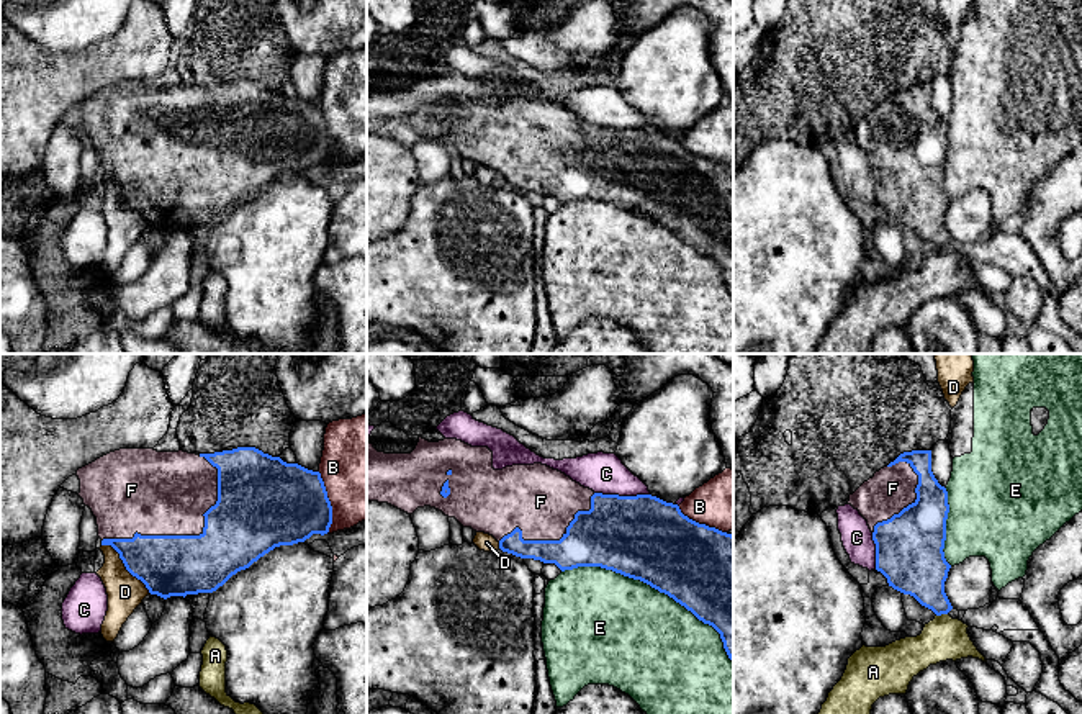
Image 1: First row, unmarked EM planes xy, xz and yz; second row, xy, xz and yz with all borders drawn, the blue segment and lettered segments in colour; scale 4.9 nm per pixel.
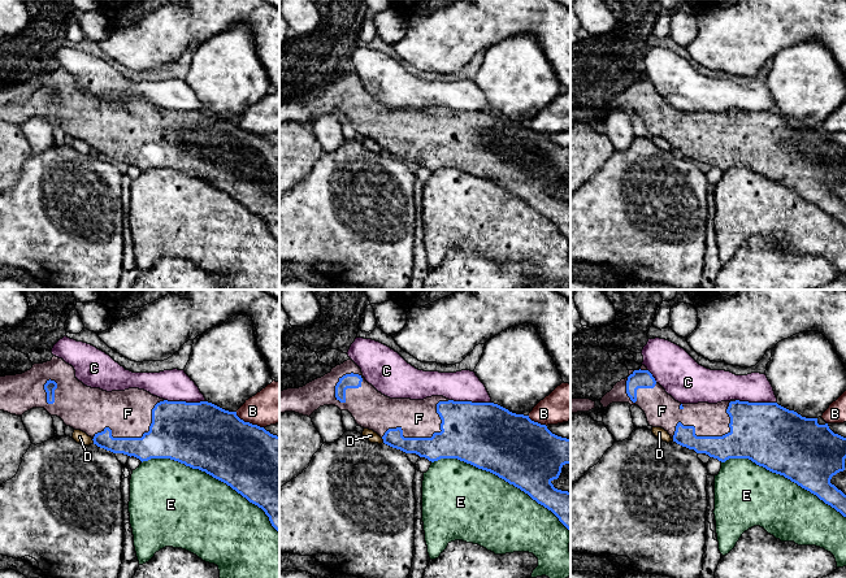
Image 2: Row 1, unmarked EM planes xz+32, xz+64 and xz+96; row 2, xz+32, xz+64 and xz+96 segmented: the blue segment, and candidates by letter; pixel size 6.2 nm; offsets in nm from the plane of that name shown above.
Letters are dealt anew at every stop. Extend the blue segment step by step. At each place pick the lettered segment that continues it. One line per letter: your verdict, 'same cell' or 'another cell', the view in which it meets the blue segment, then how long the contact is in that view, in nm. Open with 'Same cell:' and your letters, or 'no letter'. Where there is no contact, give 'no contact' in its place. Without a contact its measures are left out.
Same cell: F
A: another cell; contact in yz; length 60 nm
B: another cell; contact in xy; length 320 nm
C: another cell; contact in xz; length 280 nm
D: another cell; contact in xy; length 340 nm
E: another cell; contact in xz; length 950 nm
F: same cell; contact in xy; length 650 nm

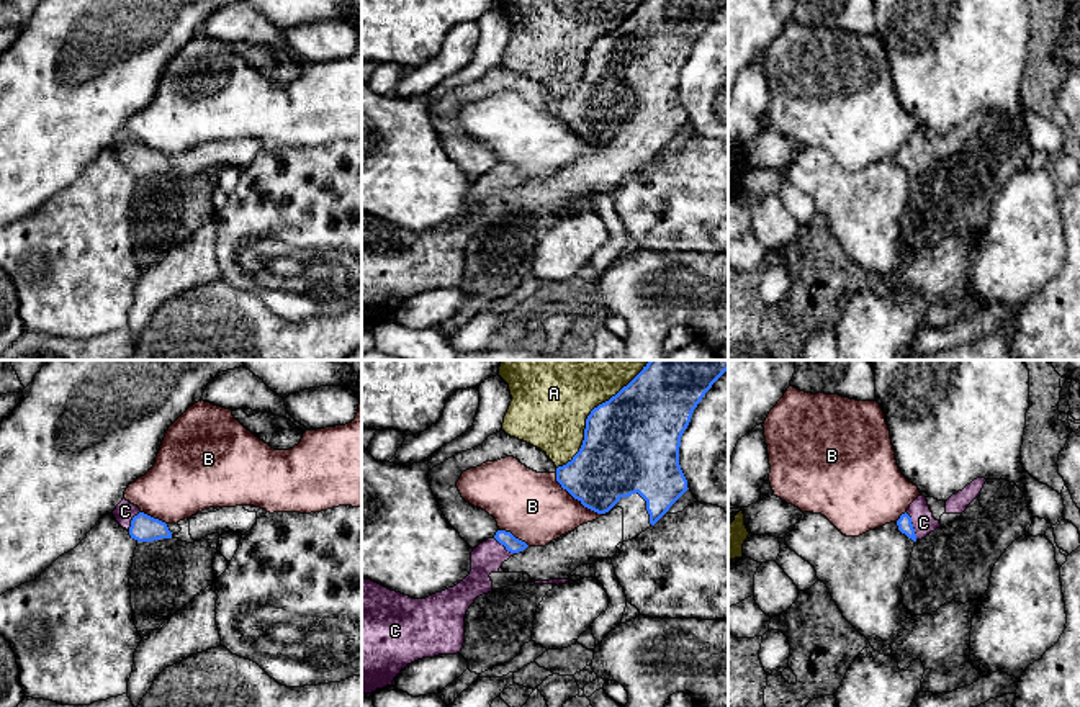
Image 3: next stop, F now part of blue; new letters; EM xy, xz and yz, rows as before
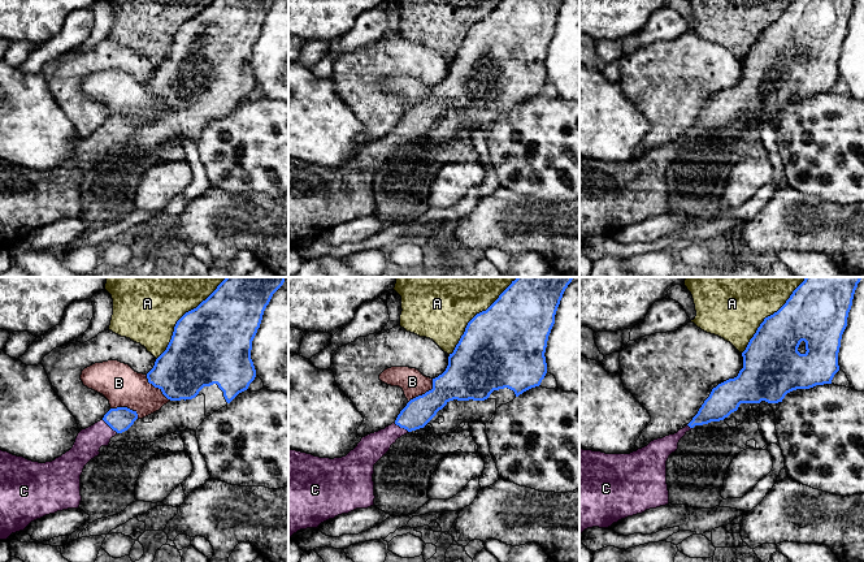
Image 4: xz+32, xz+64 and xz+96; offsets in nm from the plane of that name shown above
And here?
Same cell: C
A: another cell; contact in xz; length 650 nm
B: another cell; contact in xz; length 300 nm
C: same cell; contact in yz; length 150 nm

